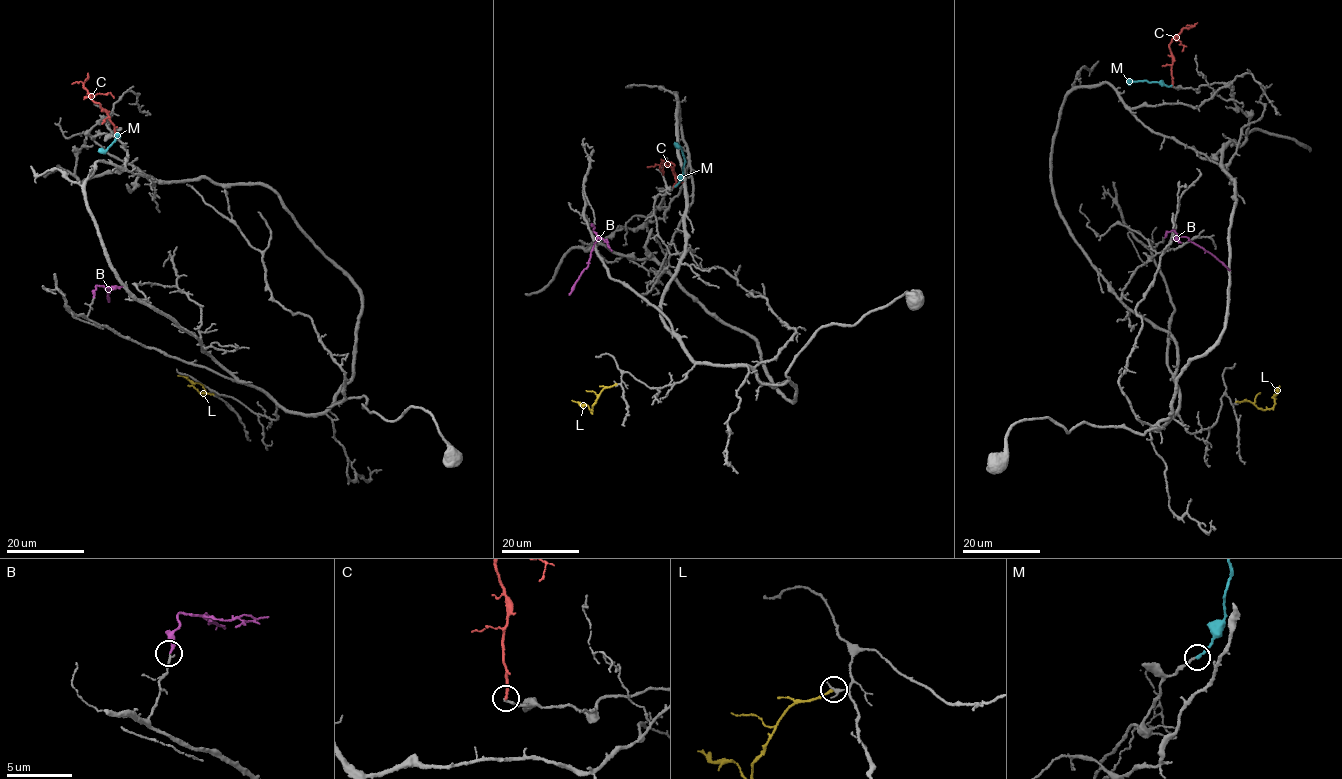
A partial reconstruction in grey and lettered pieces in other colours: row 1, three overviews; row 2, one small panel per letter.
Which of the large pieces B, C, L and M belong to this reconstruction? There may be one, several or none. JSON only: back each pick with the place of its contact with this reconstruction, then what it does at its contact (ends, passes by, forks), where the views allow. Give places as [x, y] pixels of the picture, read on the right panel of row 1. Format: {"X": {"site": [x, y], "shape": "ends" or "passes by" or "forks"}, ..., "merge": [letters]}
{"B": {"site": [1164, 237], "shape": "ends"}, "M": {"site": [1171, 86], "shape": "ends"}, "merge": ["B", "M"]}

